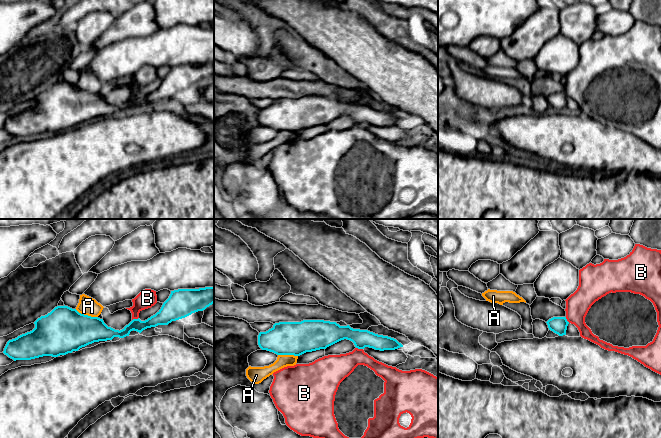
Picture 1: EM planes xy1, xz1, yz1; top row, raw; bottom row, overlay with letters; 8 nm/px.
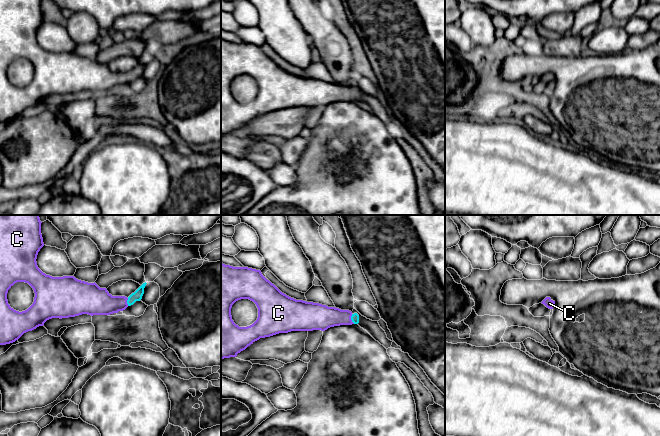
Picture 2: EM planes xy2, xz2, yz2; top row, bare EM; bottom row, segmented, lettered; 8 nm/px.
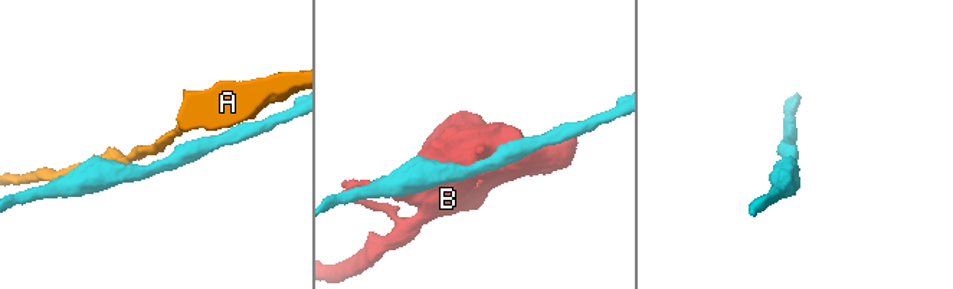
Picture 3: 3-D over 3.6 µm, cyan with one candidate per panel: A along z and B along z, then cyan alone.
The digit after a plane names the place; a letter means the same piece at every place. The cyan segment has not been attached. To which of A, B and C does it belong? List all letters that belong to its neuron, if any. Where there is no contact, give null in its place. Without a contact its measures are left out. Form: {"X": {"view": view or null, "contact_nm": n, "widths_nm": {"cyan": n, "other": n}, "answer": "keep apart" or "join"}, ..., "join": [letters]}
{"A": {"view": "xy1", "contact_nm": 200, "widths_nm": {"cyan": 360, "other": 140}, "answer": "keep apart"}, "B": {"view": "xy1", "contact_nm": 60, "widths_nm": {"cyan": 130, "other": 150}, "answer": "keep apart"}, "C": {"view": "xz2", "contact_nm": 80, "widths_nm": {"cyan": 60, "other": 200}, "answer": "join"}, "join": ["C"]}

